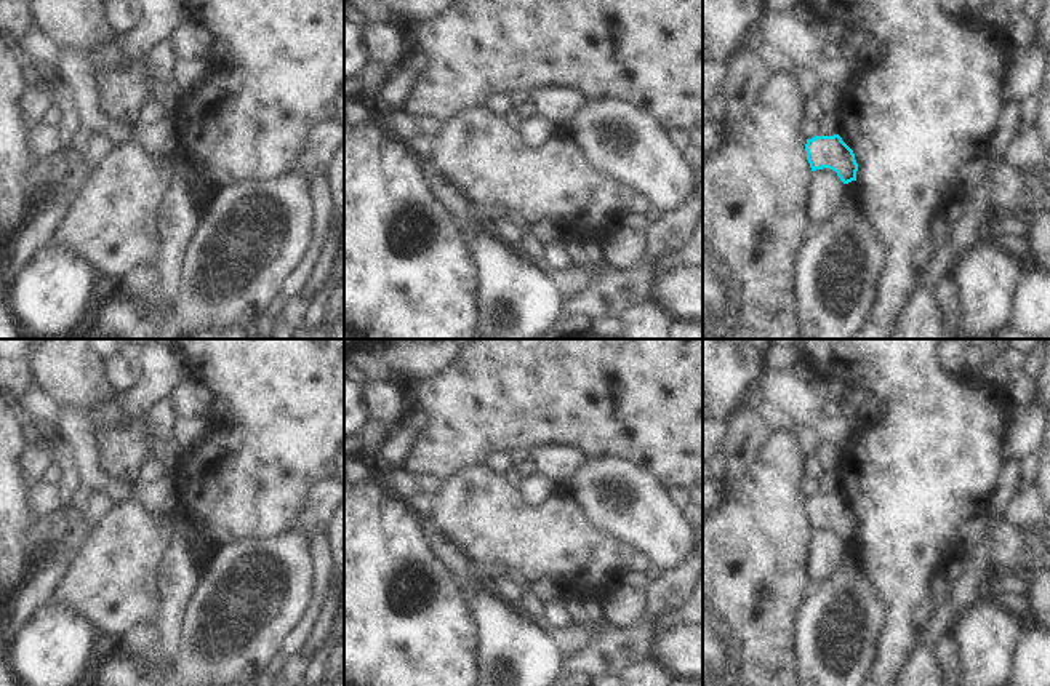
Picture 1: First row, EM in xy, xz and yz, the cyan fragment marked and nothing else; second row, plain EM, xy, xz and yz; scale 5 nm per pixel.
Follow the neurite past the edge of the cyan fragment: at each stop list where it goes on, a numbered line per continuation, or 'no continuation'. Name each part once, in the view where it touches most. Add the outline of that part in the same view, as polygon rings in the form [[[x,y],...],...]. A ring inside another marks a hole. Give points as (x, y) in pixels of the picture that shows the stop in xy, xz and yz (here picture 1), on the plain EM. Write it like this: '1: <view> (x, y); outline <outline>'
no continuation

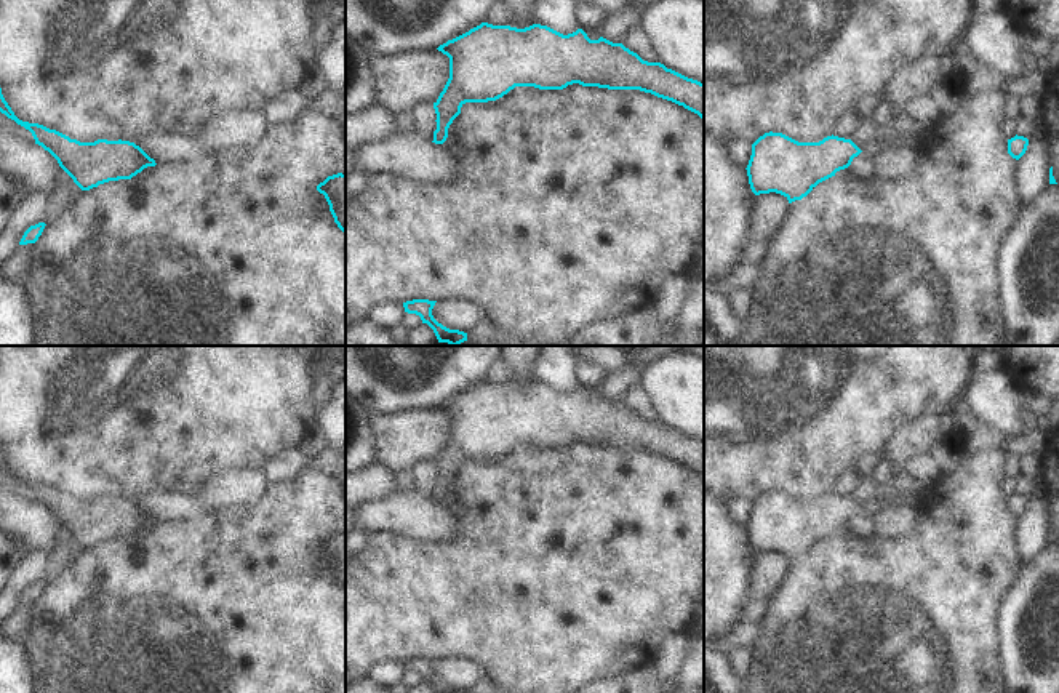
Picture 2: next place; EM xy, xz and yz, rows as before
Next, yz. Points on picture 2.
no continuation

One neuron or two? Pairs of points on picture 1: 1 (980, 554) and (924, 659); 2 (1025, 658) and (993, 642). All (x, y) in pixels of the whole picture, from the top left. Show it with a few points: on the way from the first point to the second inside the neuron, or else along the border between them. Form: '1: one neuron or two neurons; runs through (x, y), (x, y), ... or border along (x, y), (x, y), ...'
1: one neuron; runs through (972, 579), (961, 600), (932, 634)
2: two neurons; border along (1023, 635), (1013, 651), (1010, 669)

